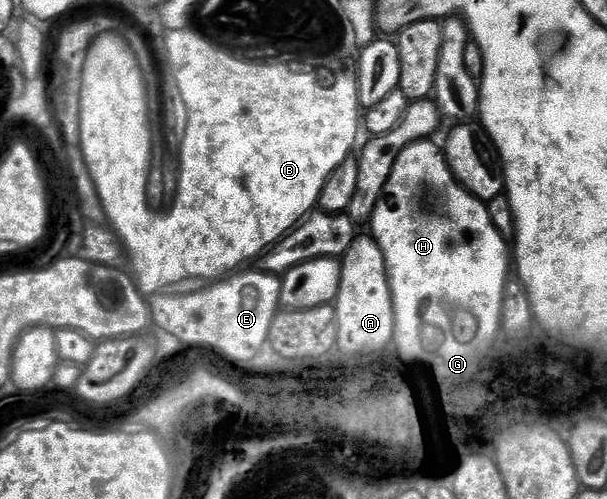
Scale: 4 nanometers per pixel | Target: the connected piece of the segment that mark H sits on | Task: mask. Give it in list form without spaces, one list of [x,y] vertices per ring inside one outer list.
[[[434,140],[418,141],[409,147],[405,147],[405,151],[401,151],[401,155],[395,160],[395,165],[391,168],[389,175],[389,183],[385,187],[383,197],[377,203],[375,213],[371,216],[369,222],[370,236],[381,247],[381,251],[387,260],[387,274],[391,280],[391,298],[393,299],[393,307],[395,315],[413,315],[419,310],[419,304],[422,301],[428,301],[430,297],[451,297],[451,301],[459,301],[459,305],[471,305],[471,309],[475,309],[475,313],[479,313],[479,321],[495,323],[496,315],[504,315],[505,307],[503,307],[503,288],[507,285],[507,261],[509,265],[509,245],[504,241],[503,236],[493,227],[493,219],[489,215],[487,205],[482,201],[478,201],[468,189],[464,189],[459,184],[459,180],[453,175],[453,171],[449,167],[446,156],[435,146]]]

